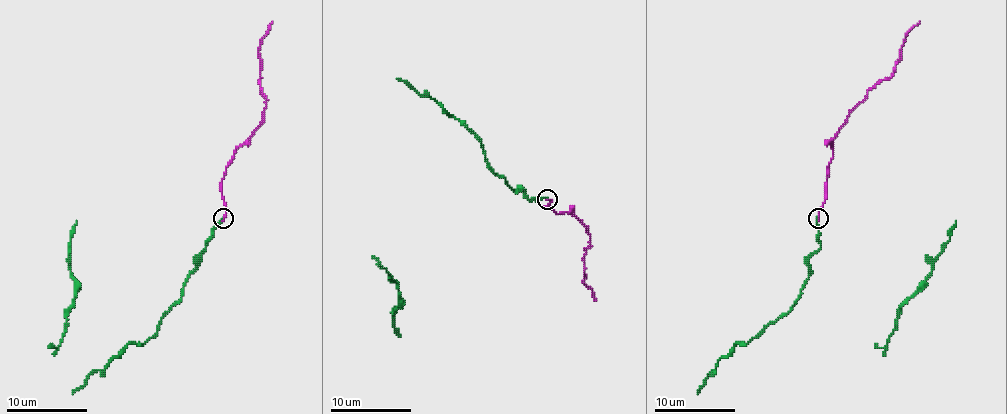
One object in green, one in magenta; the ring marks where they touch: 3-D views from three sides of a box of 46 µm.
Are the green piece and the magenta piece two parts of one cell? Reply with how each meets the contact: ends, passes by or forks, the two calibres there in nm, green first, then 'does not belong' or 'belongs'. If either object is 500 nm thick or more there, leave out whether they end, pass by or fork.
green ends there; magenta ends there; 150 nm thick on the green side, 140 nm on the other; belongs

